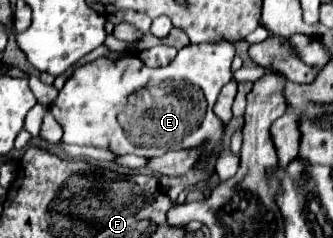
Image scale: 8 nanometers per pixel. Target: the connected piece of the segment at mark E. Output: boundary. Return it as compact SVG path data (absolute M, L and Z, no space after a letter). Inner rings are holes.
M220 40L210 44L188 44L162 68L148 68L136 56L120 60L100 56L72 72L50 106L50 112L62 126L62 140L66 144L98 146L116 156L138 154L144 158L154 158L172 150L200 148L194 170L206 172L208 158L220 148L226 132L226 124L214 114L214 104L222 86L232 80L230 66L234 54L234 44ZM120 124L124 130L120 130Z

